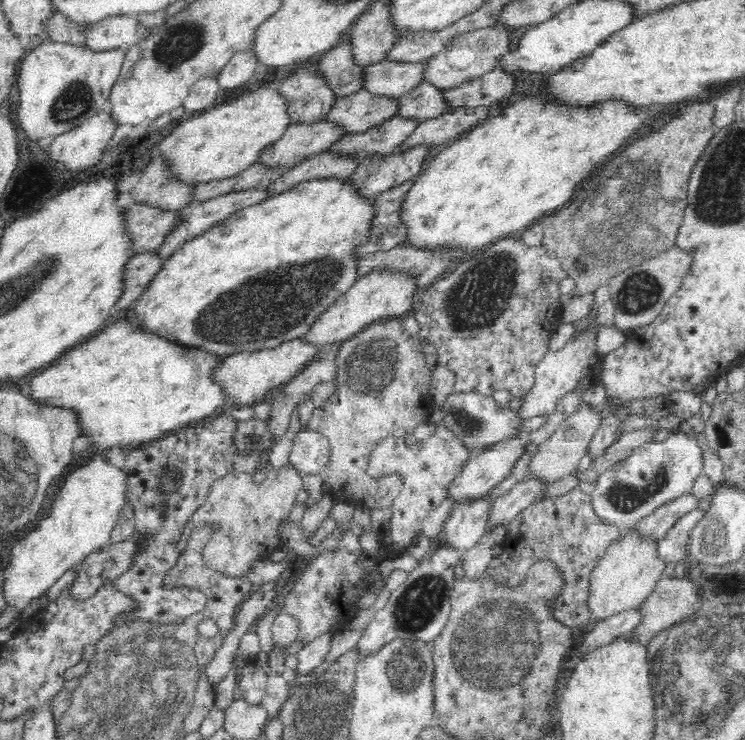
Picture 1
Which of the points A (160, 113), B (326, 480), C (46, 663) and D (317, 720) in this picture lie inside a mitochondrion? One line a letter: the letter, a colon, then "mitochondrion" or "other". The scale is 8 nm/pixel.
A: other
B: other
C: other
D: mitochondrion

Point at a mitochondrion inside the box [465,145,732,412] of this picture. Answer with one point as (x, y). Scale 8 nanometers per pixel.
(614, 199)

